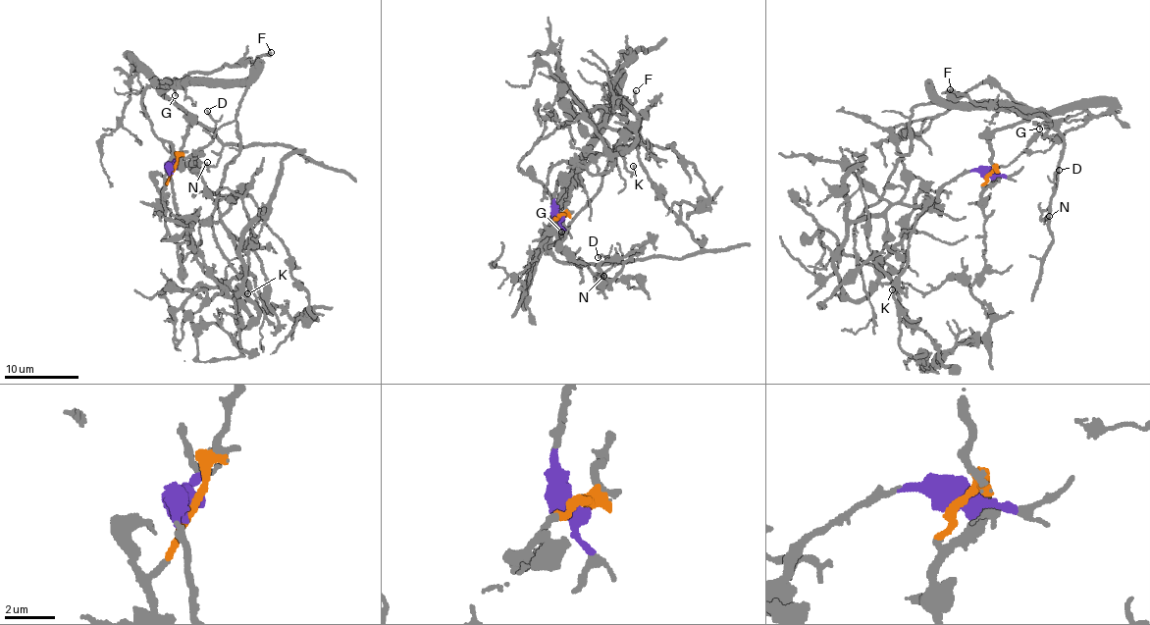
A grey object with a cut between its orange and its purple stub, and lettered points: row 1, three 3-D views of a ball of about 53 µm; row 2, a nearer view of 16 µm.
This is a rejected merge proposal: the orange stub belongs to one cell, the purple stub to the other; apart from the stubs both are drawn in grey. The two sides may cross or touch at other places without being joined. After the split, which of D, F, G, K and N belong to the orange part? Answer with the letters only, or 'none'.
D, F, G, N

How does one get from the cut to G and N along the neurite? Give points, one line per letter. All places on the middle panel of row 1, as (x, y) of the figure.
G: (558, 215), (565, 212), (569, 187), (552, 219), (551, 239), (556, 240), (562, 232)
N: (558, 215), (565, 212), (569, 187), (552, 219), (552, 252), (570, 264), (615, 262), (602, 277)

